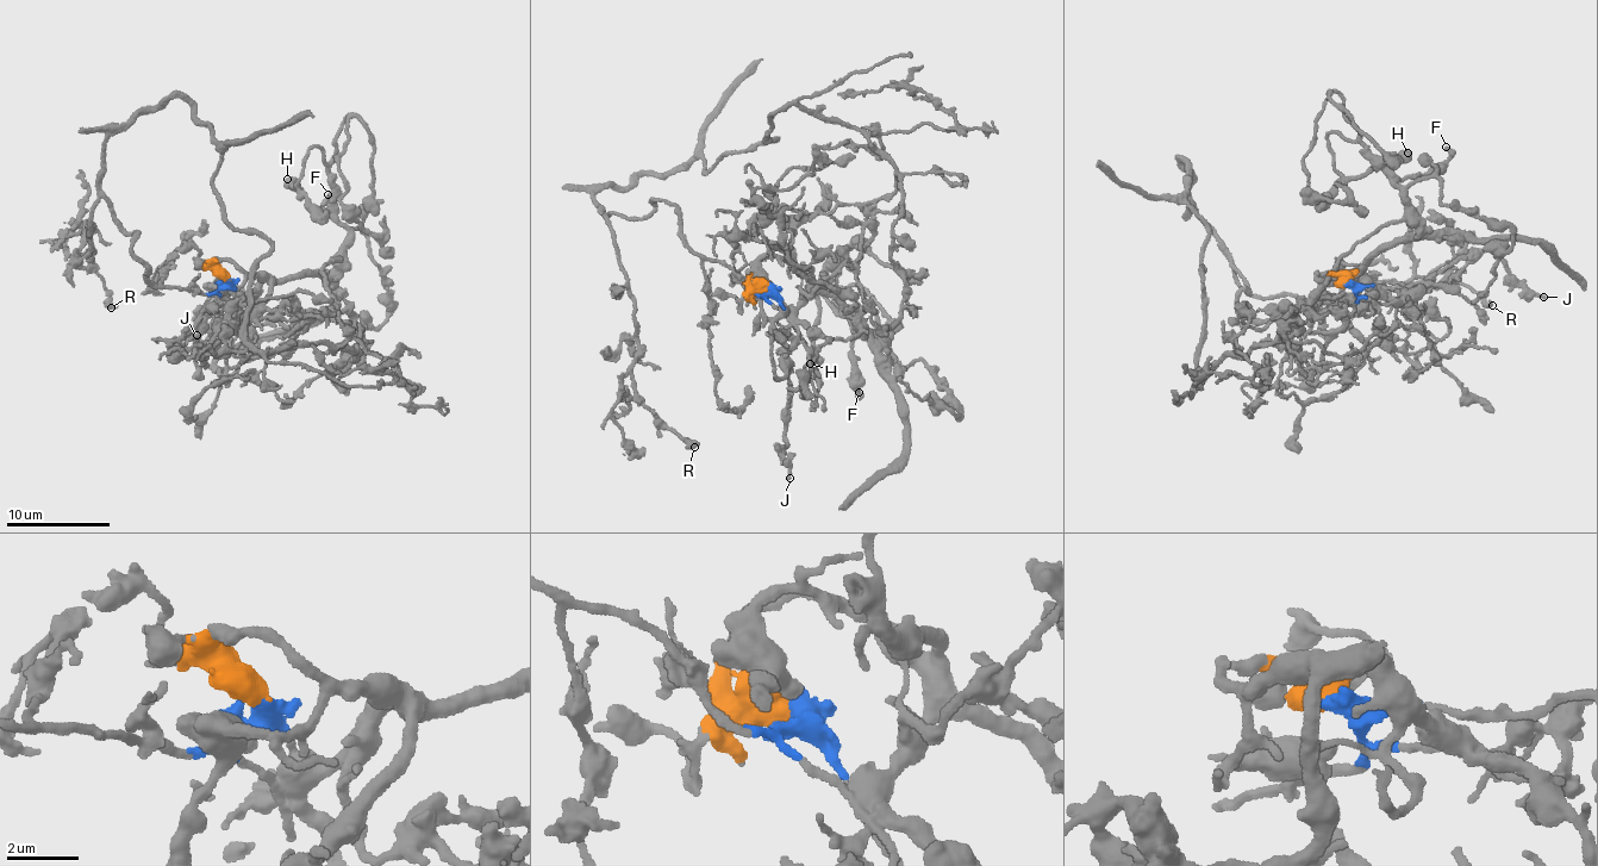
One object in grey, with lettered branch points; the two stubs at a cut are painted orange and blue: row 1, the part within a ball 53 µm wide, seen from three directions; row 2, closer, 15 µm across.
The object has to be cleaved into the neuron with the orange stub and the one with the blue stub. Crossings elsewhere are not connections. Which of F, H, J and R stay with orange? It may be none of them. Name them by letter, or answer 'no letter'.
F, H

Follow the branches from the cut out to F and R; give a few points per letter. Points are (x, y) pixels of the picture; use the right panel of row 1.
F: (1347, 285), (1335, 275), (1318, 279), (1356, 269), (1416, 234), (1397, 181), (1424, 178), (1449, 154), (1446, 145)
R: (1347, 285), (1353, 304), (1253, 321), (1230, 268), (1252, 294), (1347, 301), (1367, 284), (1459, 282), (1492, 305)

